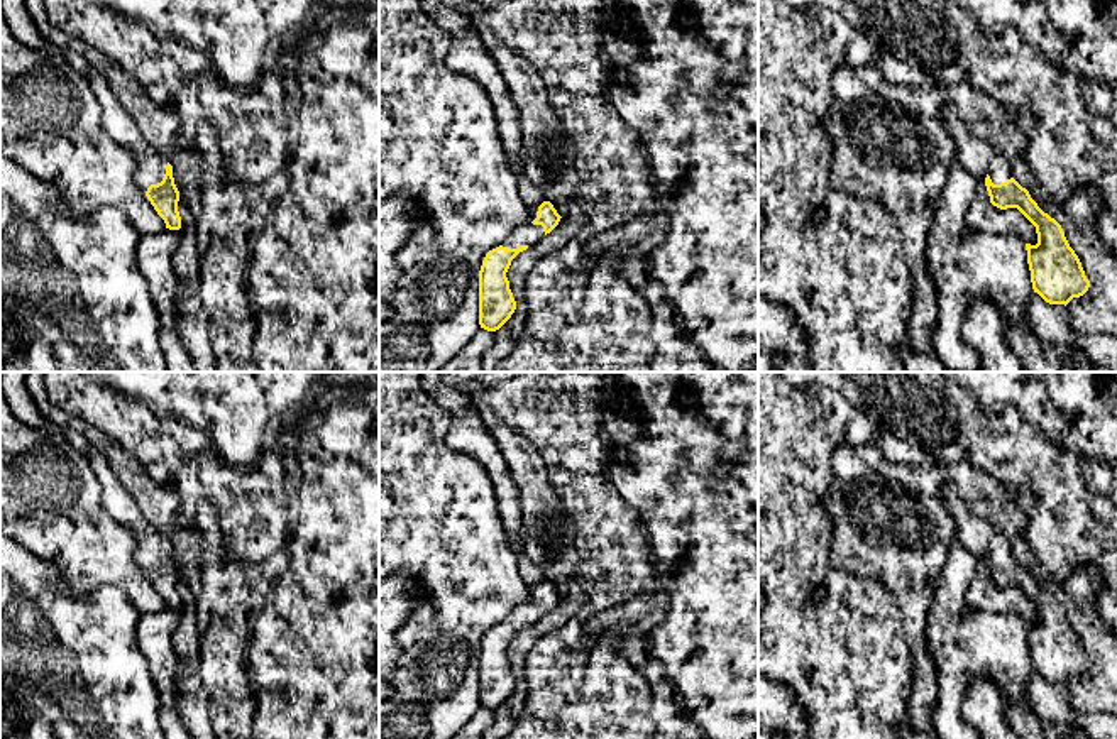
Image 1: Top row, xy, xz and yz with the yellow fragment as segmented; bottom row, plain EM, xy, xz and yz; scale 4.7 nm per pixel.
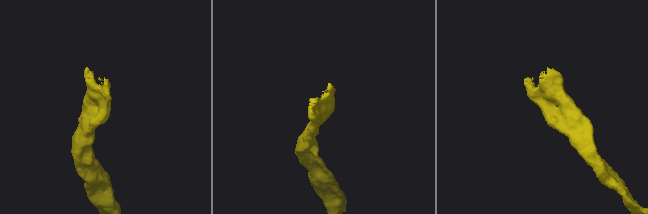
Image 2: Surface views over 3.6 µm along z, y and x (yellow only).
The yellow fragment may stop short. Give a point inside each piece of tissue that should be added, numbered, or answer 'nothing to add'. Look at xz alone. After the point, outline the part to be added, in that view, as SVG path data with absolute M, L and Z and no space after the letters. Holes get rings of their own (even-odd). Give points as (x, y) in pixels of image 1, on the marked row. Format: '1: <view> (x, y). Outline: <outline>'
1: xz (530, 234). Outline: M531 206L530 222L525 227L520 227L513 232L513 235L503 244L506 249L518 249L520 245L535 245L543 235L542 225L533 225L531 222L536 218L538 206Z

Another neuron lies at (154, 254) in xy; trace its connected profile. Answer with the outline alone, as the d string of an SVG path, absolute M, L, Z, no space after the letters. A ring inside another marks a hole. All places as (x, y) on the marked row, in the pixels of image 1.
M162 230L142 235L137 247L139 271L147 281L151 299L159 315L159 343L166 360L166 372L196 372L179 337L174 298L179 279L173 269L173 255L179 245L179 230Z

